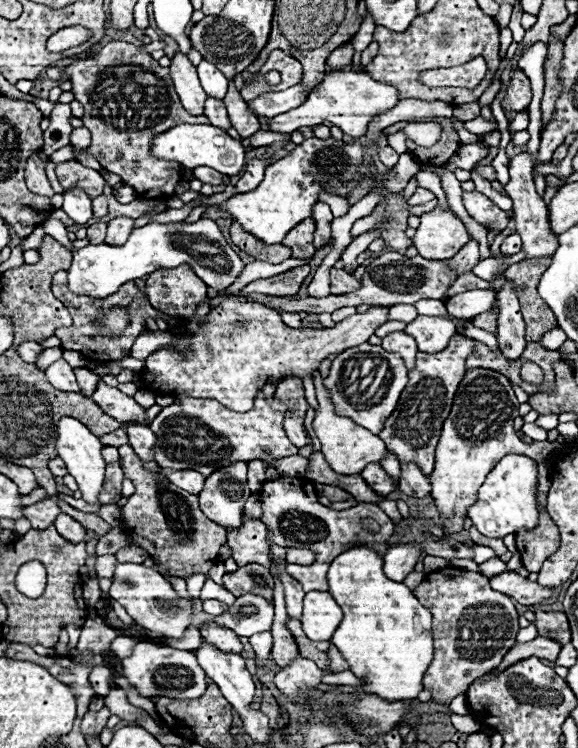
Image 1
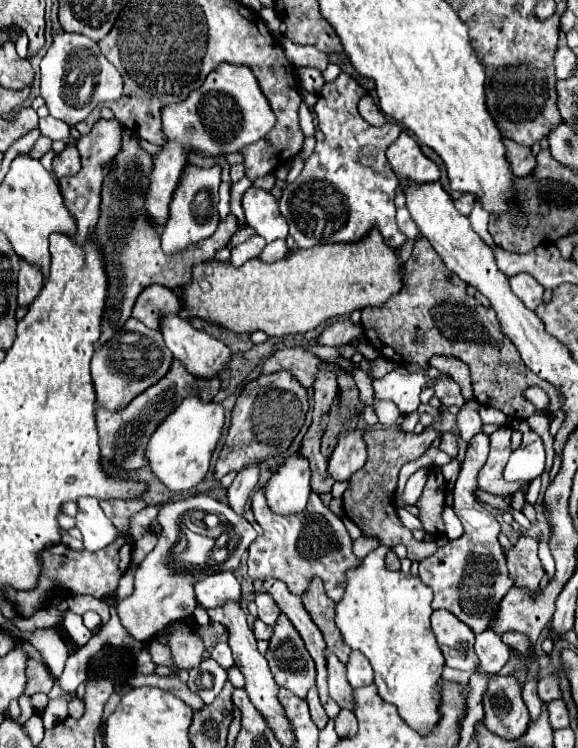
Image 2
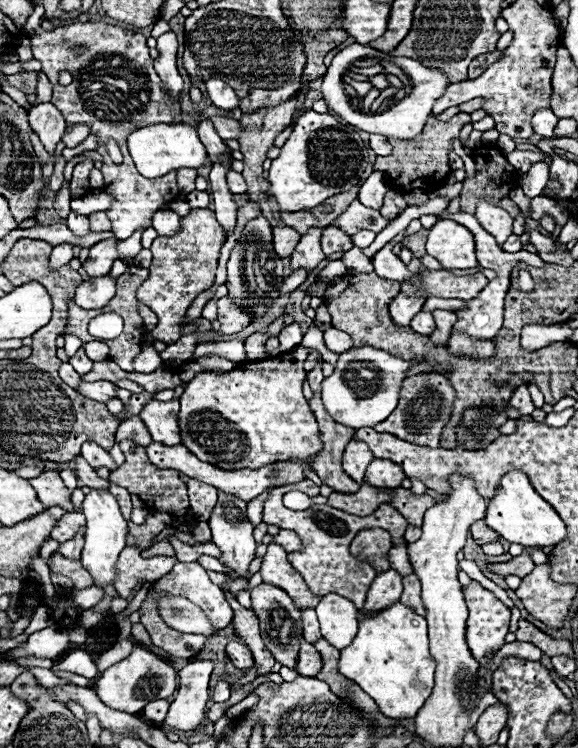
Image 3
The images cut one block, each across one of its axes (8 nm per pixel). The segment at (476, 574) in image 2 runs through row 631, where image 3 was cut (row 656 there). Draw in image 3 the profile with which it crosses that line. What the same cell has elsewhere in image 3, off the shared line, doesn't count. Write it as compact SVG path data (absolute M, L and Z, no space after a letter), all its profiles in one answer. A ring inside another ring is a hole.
M472 580L468 586L462 586L464 600L468 604L470 616L466 622L466 644L472 652L472 656L480 662L488 652L500 650L506 644L508 624L510 624L510 608L506 608L490 590L480 586L476 580Z

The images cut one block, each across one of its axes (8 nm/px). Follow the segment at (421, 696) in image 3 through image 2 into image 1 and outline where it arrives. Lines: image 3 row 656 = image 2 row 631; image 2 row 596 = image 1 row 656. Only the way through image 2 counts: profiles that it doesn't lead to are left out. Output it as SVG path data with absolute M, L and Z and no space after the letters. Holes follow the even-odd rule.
M364 546L350 548L330 564L328 584L330 584L328 592L334 596L334 600L344 612L344 620L340 622L338 630L332 636L332 644L350 664L350 672L362 680L362 686L354 690L376 694L386 702L414 700L418 692L424 688L422 680L428 664L432 662L432 614L428 612L428 608L424 608L414 598L408 586L388 580L382 570L382 558Z

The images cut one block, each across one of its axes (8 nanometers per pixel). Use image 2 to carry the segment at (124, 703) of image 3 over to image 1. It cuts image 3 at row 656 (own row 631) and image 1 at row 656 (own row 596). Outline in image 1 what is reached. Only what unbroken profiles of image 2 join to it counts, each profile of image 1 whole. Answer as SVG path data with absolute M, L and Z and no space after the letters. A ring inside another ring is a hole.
M154 640L138 642L132 648L132 654L122 660L122 672L124 672L124 678L144 698L166 696L166 698L188 698L188 700L192 700L192 698L200 698L208 686L206 674L200 668L194 652L176 650L176 648L170 648L170 646L154 642Z

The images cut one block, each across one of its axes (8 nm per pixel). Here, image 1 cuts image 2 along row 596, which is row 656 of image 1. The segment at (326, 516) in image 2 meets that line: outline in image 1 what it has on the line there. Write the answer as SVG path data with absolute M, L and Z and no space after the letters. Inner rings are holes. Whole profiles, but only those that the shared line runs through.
M330 646L328 656L330 656L330 668L332 668L332 672L342 672L342 670L348 670L346 660L340 656L340 652L338 652L334 646Z

